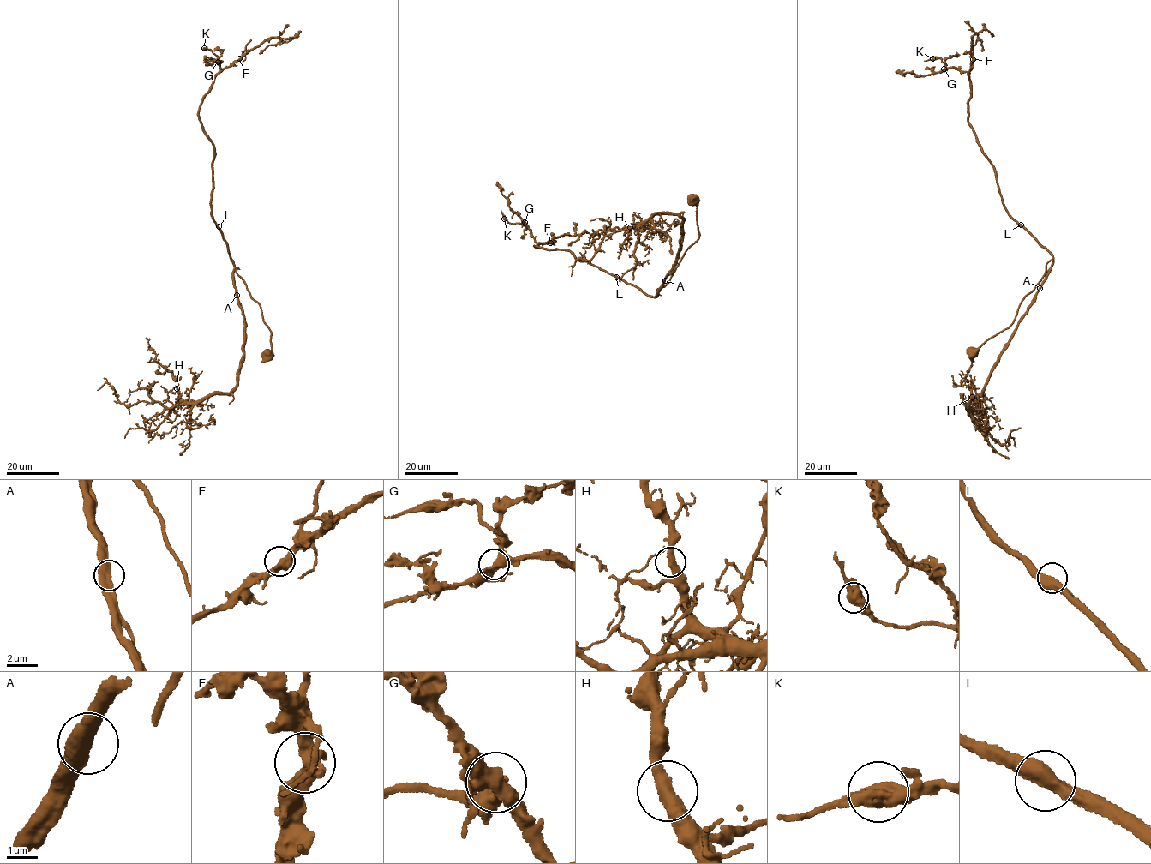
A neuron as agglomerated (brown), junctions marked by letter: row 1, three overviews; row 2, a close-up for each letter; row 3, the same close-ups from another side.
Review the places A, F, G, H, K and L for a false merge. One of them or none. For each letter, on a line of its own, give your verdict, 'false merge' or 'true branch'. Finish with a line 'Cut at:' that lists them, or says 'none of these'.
A: true branch
F: true branch
G: true branch
H: true branch
K: true branch
L: true branch
Cut at: none of these

